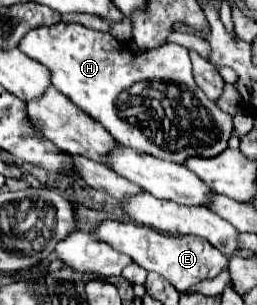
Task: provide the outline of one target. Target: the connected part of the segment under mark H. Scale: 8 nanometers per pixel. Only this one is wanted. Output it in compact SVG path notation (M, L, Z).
M59 22L29 32L25 40L21 40L19 50L47 66L51 70L53 86L61 94L65 94L75 106L79 106L85 114L89 114L101 126L105 126L111 132L111 136L123 146L177 164L183 164L191 156L213 158L227 150L233 132L233 116L219 110L217 104L209 100L201 92L201 88L197 88L191 76L189 52L179 44L163 44L141 56L135 56L125 42L115 40L111 34L103 34L81 24Z

